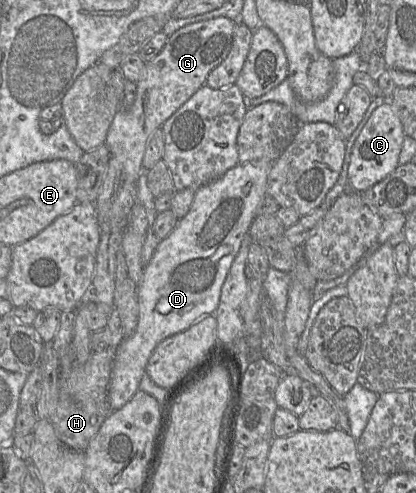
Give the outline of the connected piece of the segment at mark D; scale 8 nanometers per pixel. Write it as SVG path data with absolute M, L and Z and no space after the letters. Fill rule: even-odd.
M267 161L239 163L223 176L195 191L189 212L173 231L160 241L149 264L145 266L138 285L138 324L130 337L125 337L116 349L109 382L109 401L112 410L127 404L139 390L149 358L155 347L165 338L189 328L203 316L214 314L220 299L221 288L237 256L242 241L249 234L251 223L258 215L258 207L267 194L268 174L273 163Z

